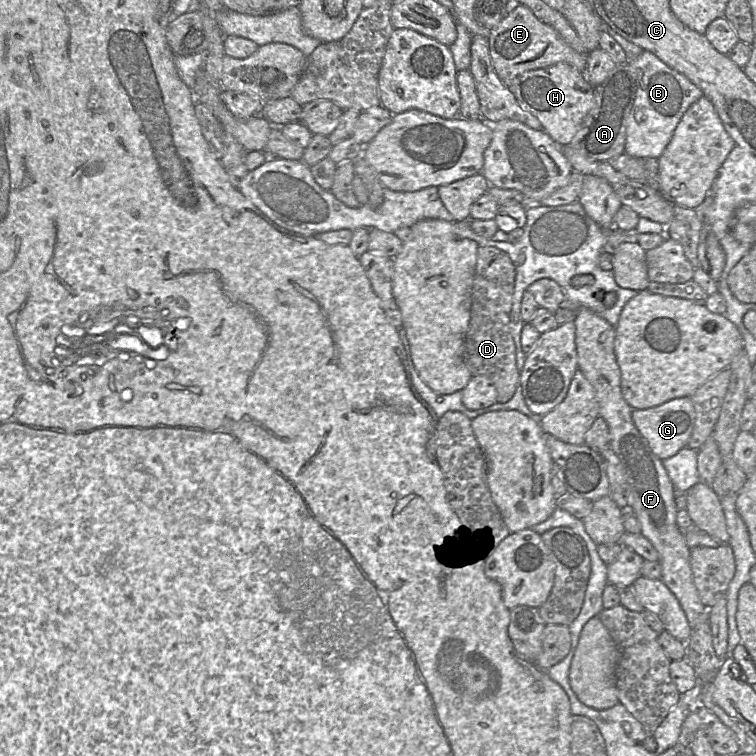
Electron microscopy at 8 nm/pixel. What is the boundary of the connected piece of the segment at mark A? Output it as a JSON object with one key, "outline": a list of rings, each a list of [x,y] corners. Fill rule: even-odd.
{"outline":[[[628,63],[617,64],[607,78],[594,88],[594,106],[585,117],[569,147],[587,159],[610,161],[624,153],[627,119],[637,90],[637,82]]]}

